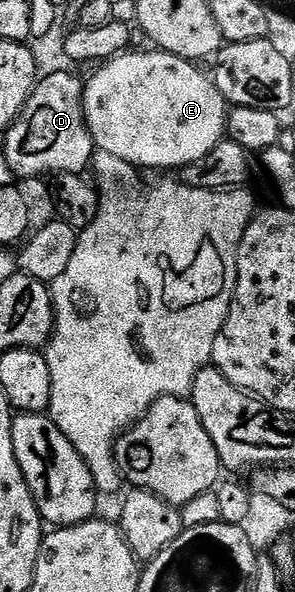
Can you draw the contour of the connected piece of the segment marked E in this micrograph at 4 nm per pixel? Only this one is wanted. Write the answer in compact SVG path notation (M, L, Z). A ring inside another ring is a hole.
M161 50L134 51L105 61L97 69L99 72L85 83L86 124L94 139L95 149L99 153L107 152L110 155L107 157L138 170L181 170L190 164L200 163L227 135L228 101L222 97L213 79L198 69L201 67L197 63Z

